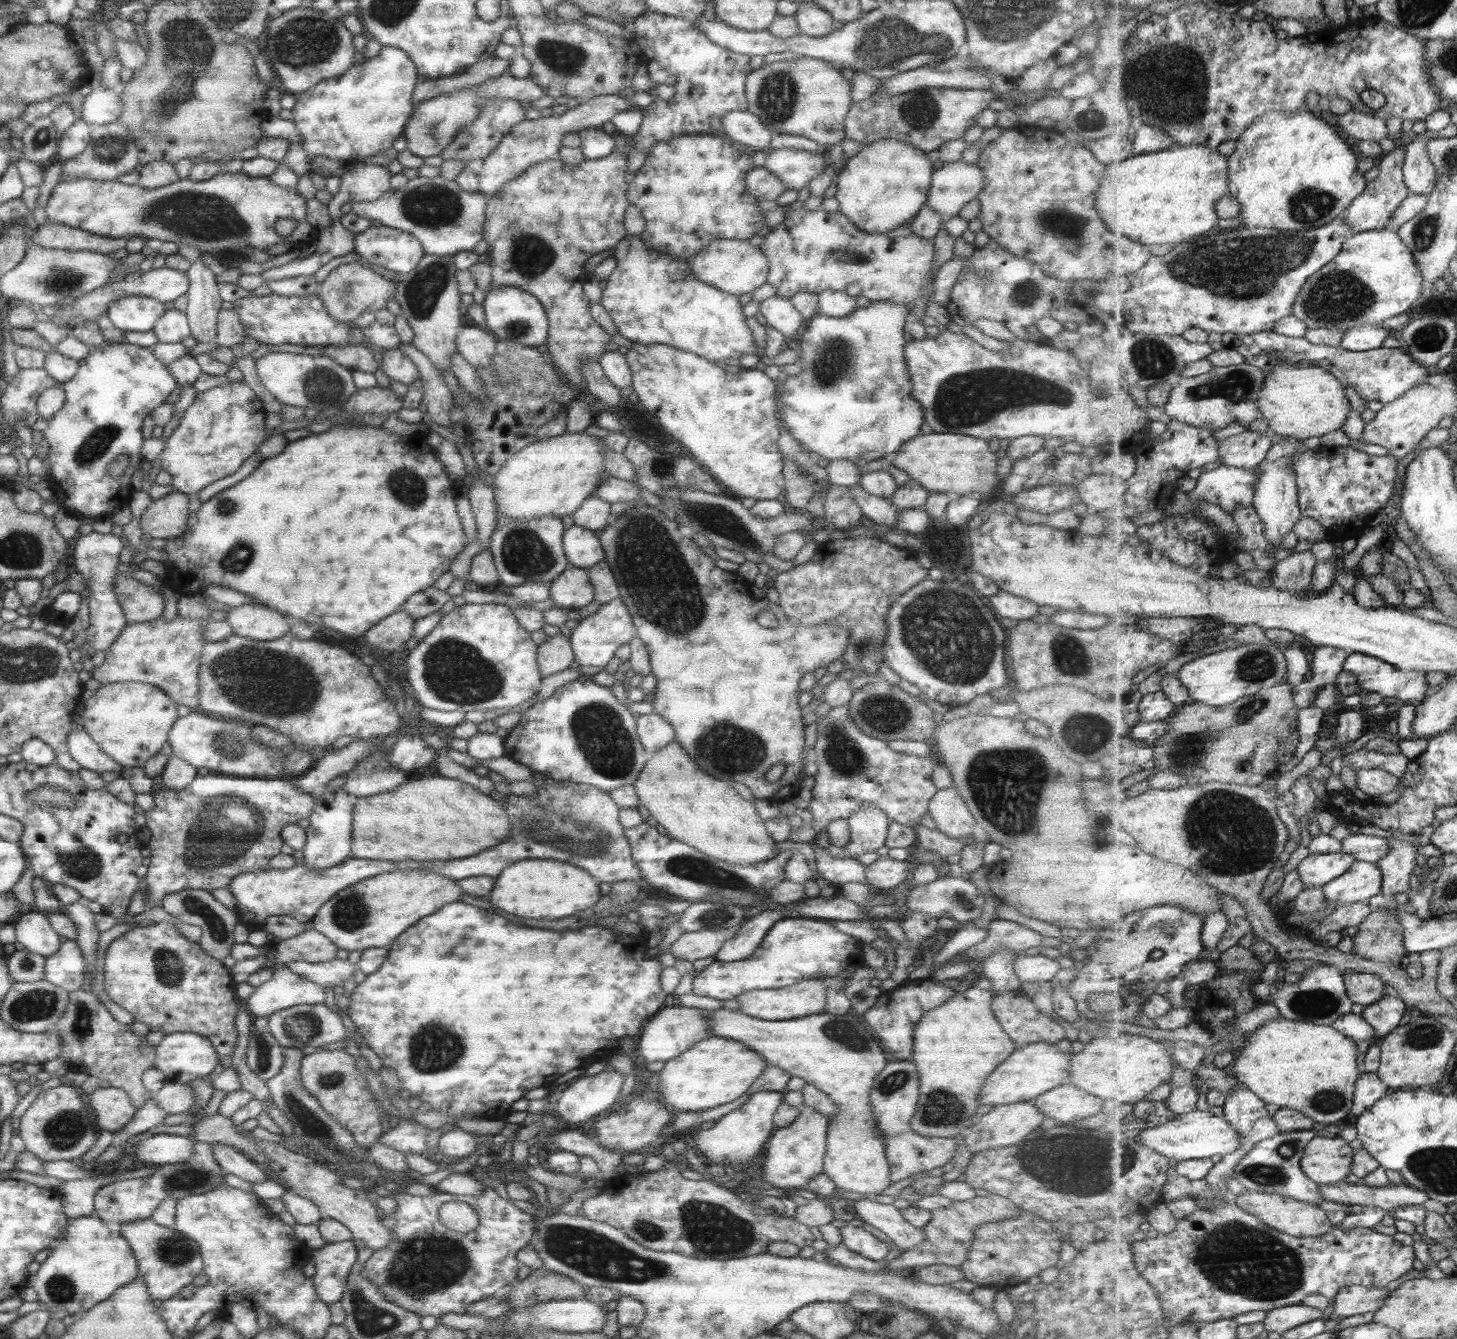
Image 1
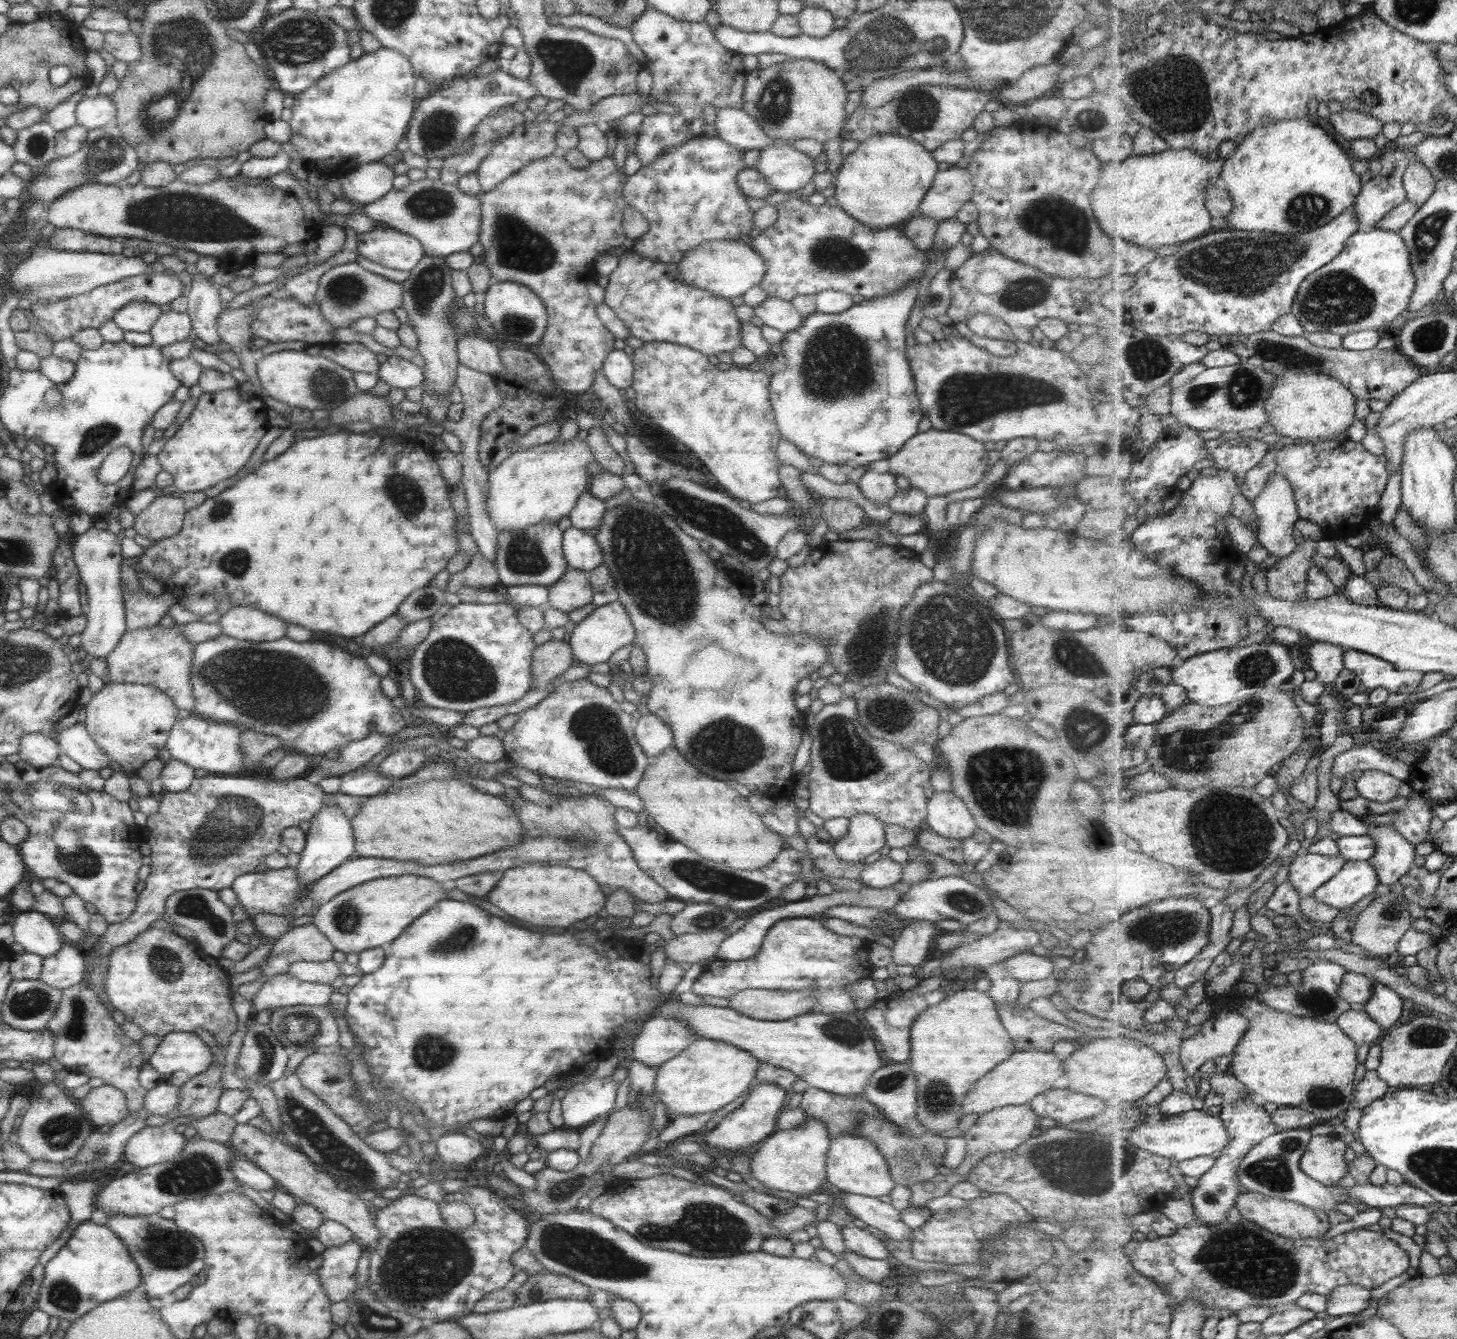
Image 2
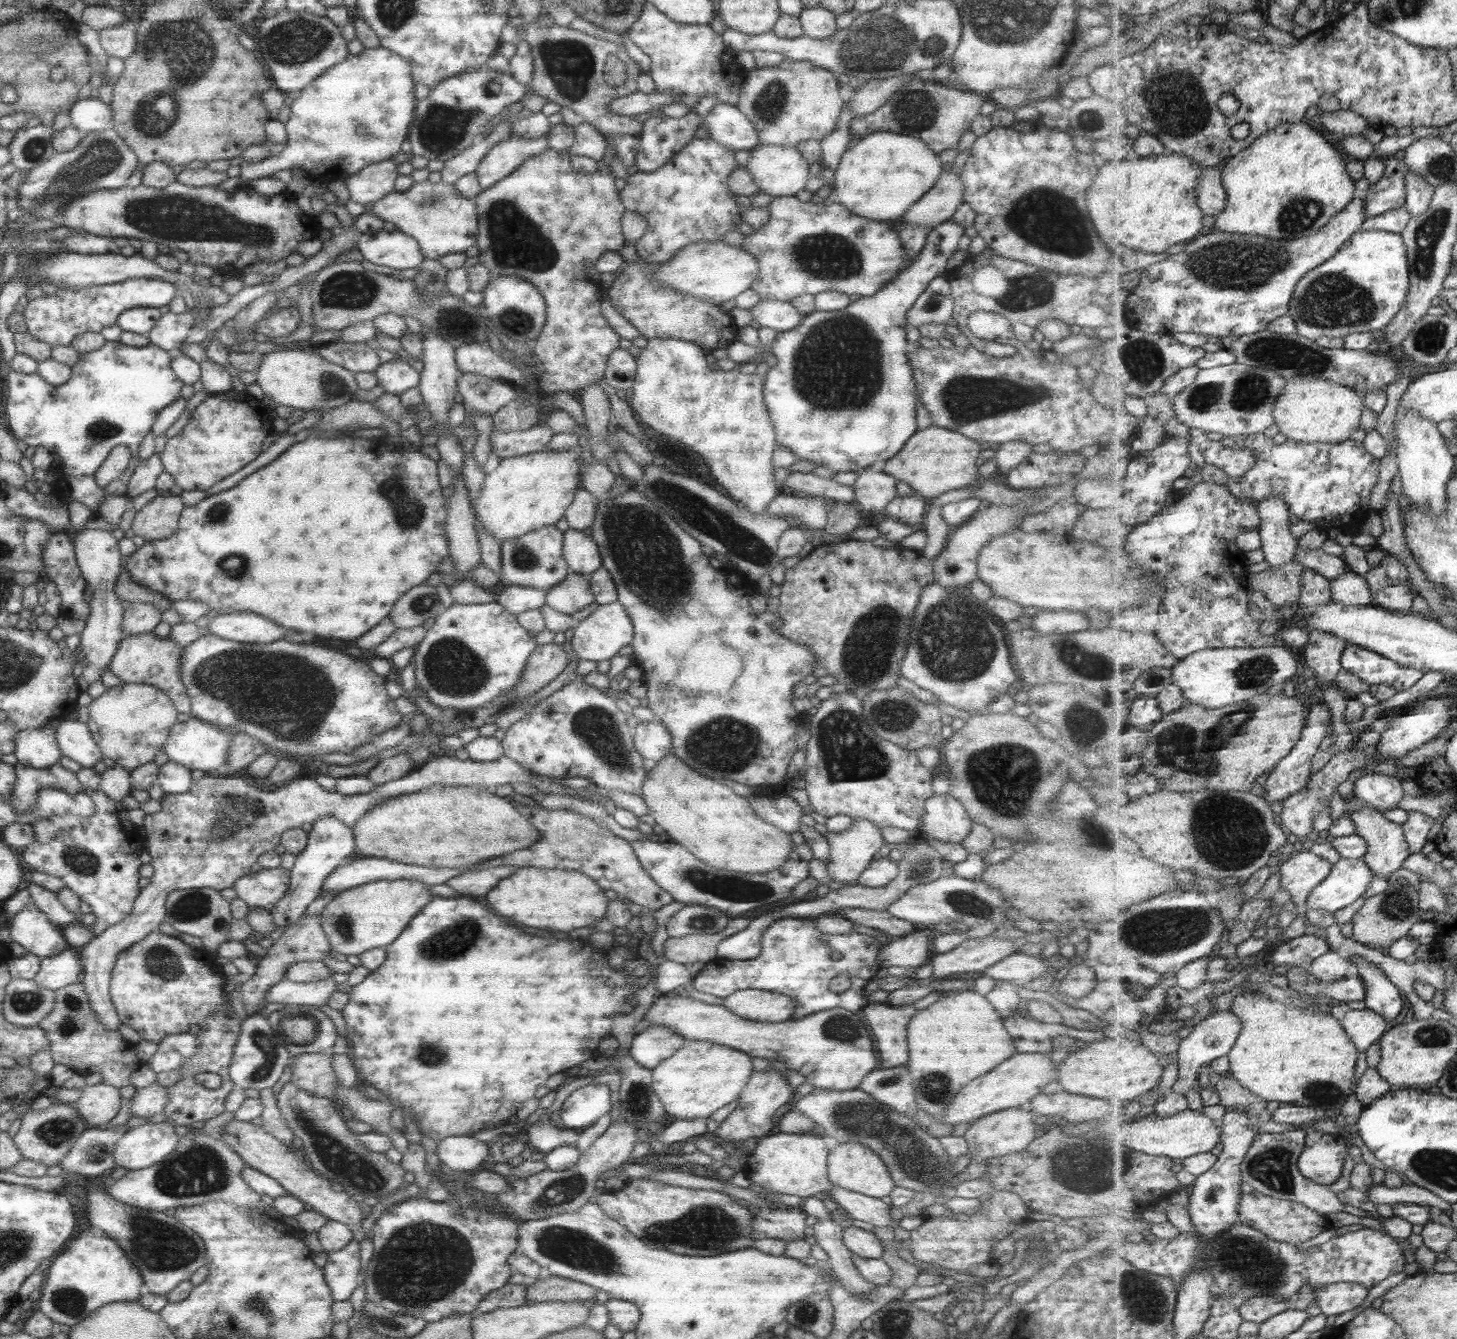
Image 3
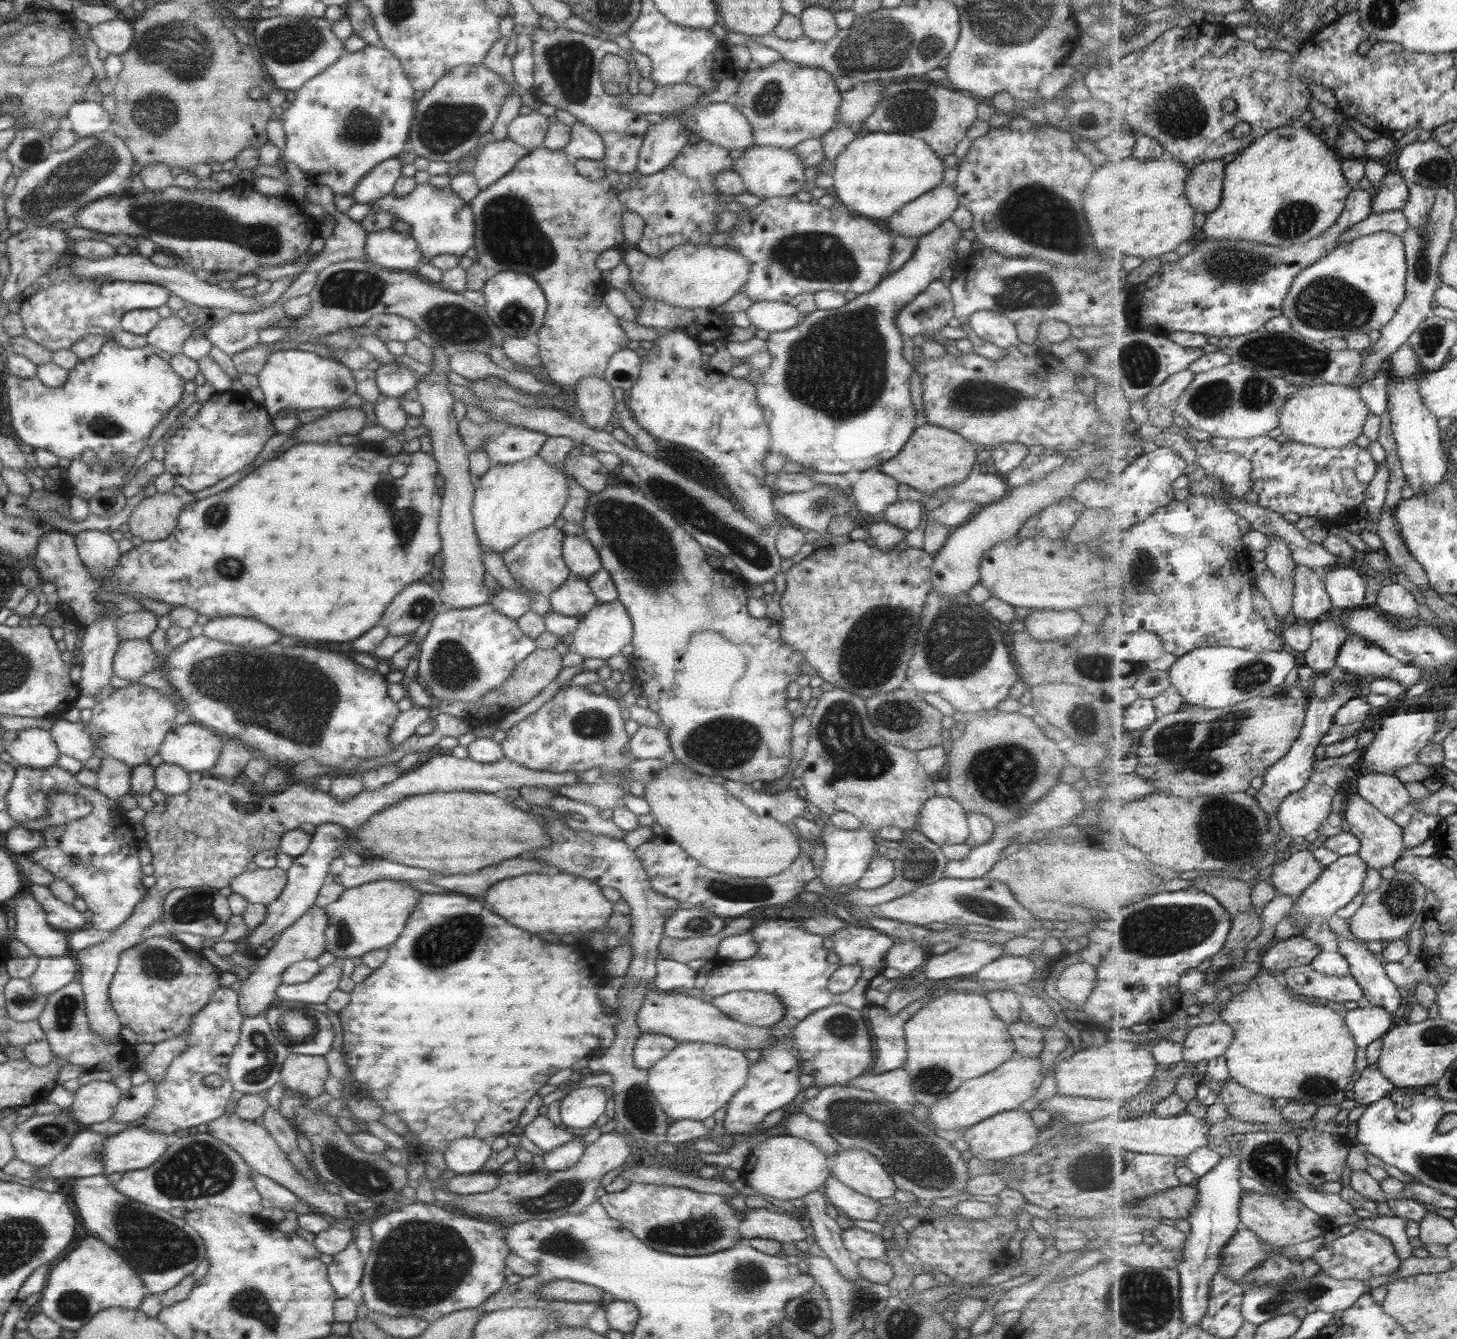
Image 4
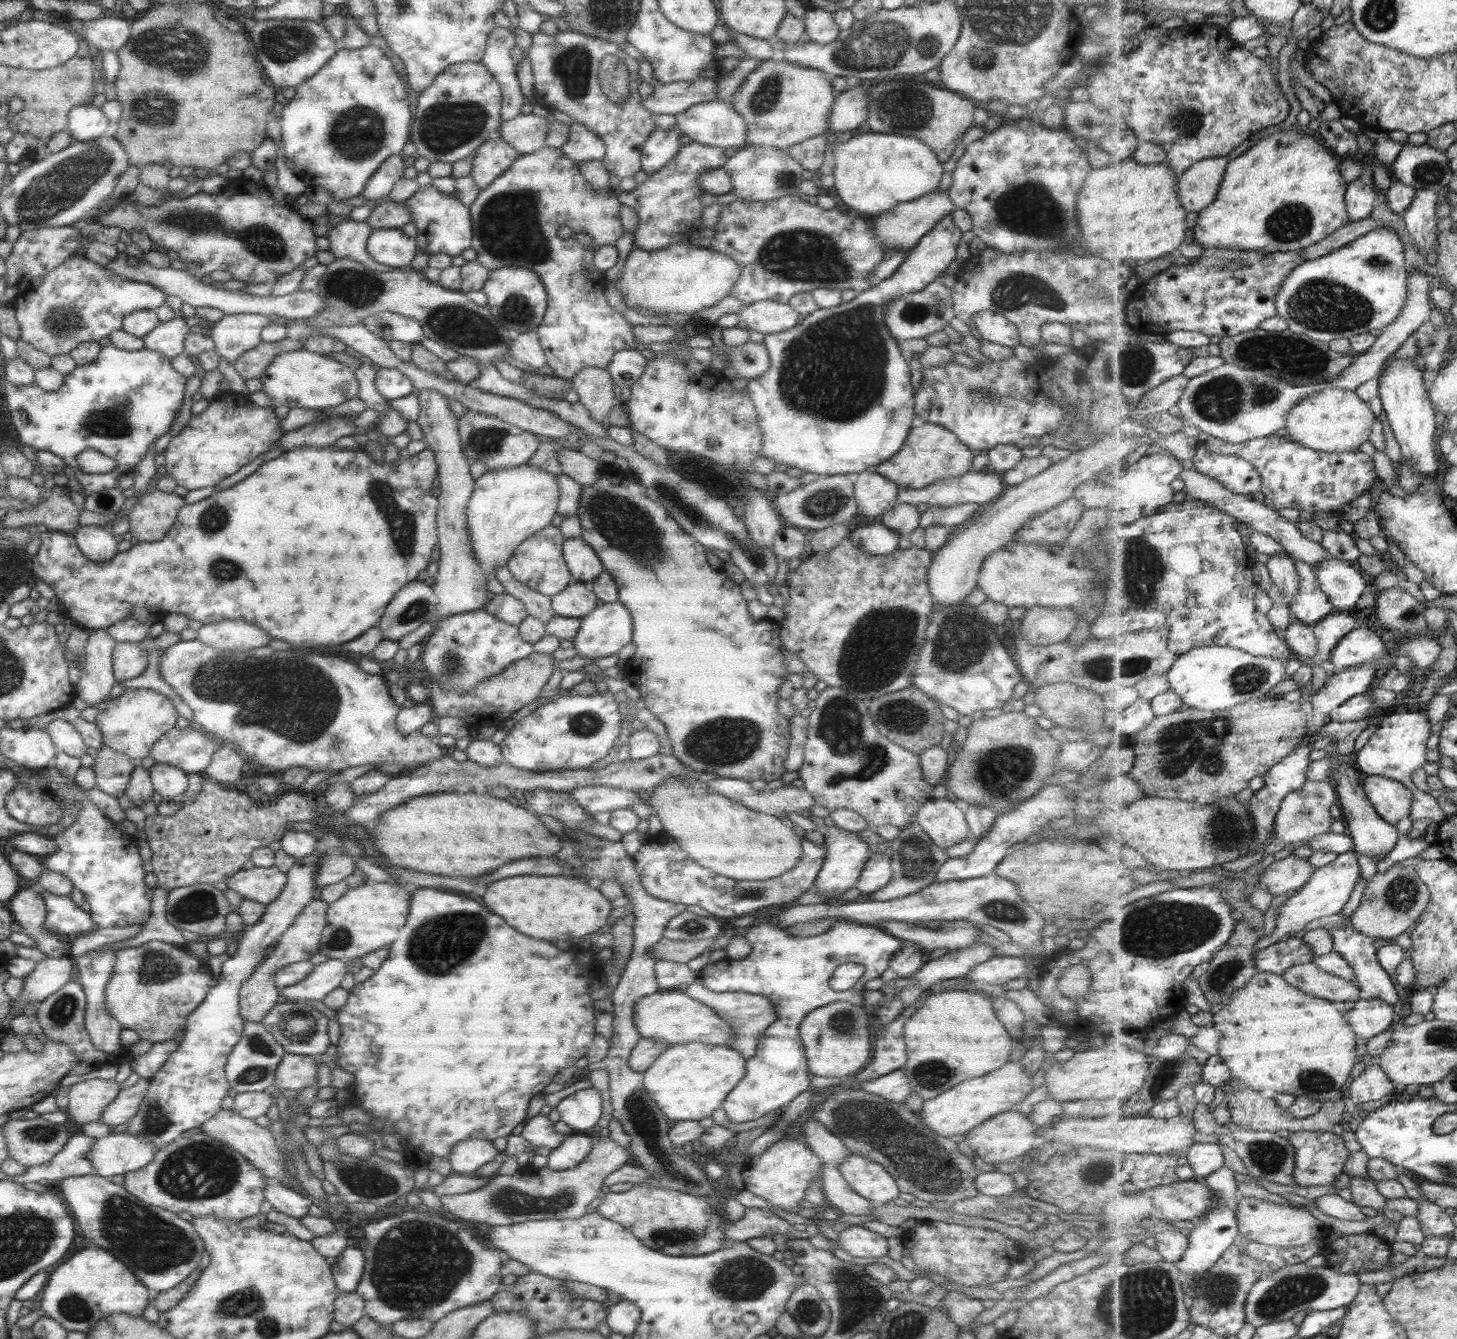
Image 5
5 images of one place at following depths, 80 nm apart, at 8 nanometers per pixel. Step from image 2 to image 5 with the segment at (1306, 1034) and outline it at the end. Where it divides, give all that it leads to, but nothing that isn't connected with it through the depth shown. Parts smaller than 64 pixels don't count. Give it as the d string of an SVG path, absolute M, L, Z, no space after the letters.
M1257 971L1249 984L1236 990L1226 1004L1216 1009L1213 1025L1222 1030L1219 1055L1225 1059L1233 1078L1261 1092L1272 1089L1296 1098L1308 1094L1322 1101L1338 1101L1351 1081L1349 1074L1359 1058L1355 1050L1358 1034L1340 1005L1310 995L1274 972Z

